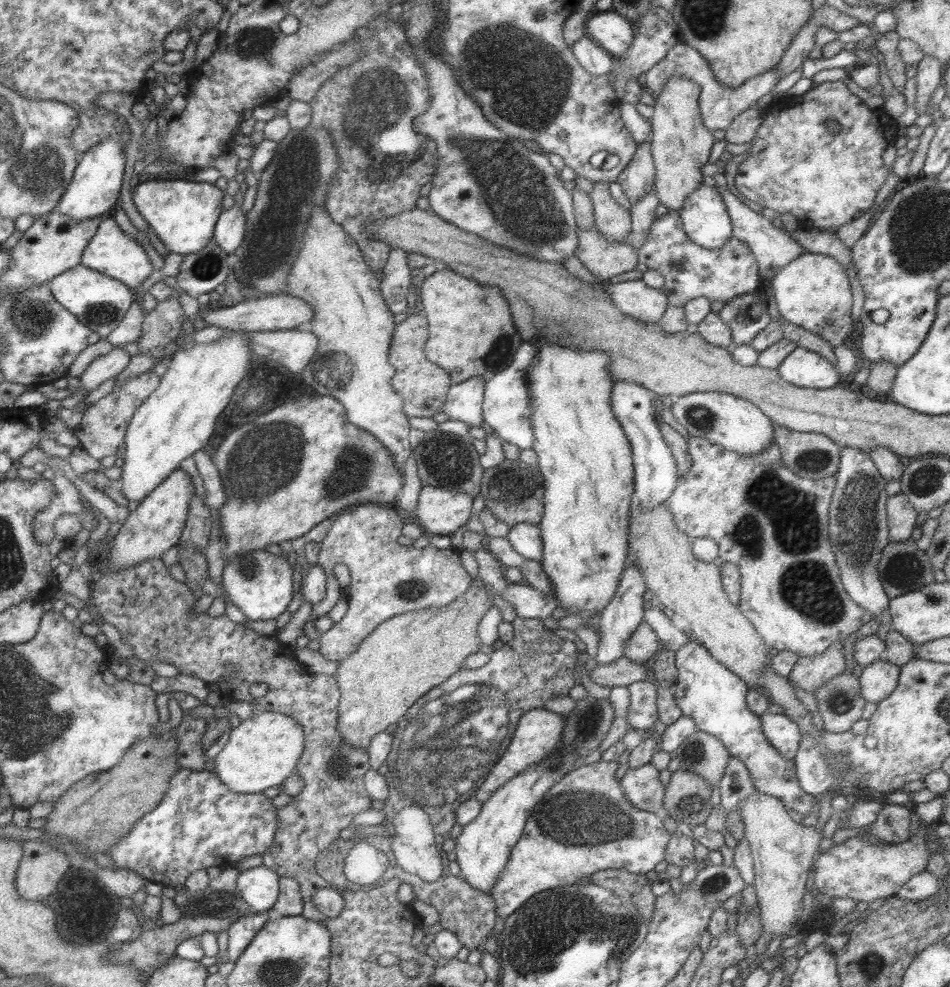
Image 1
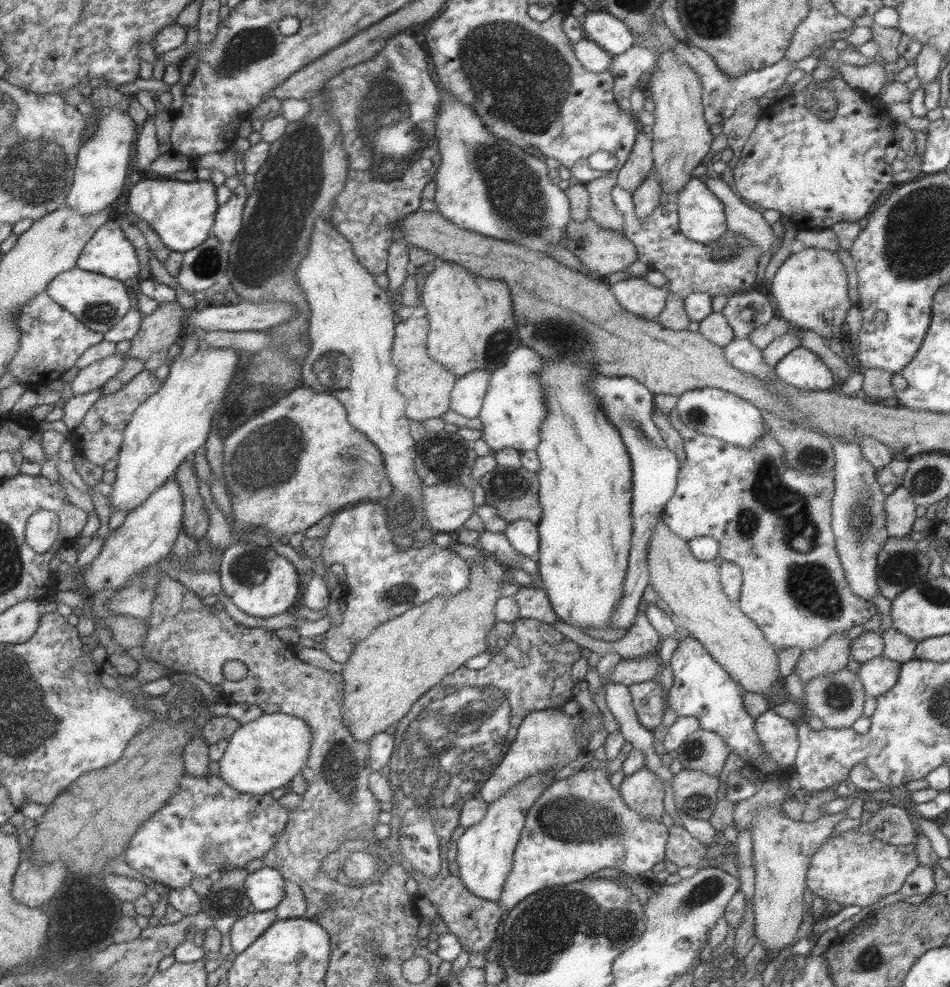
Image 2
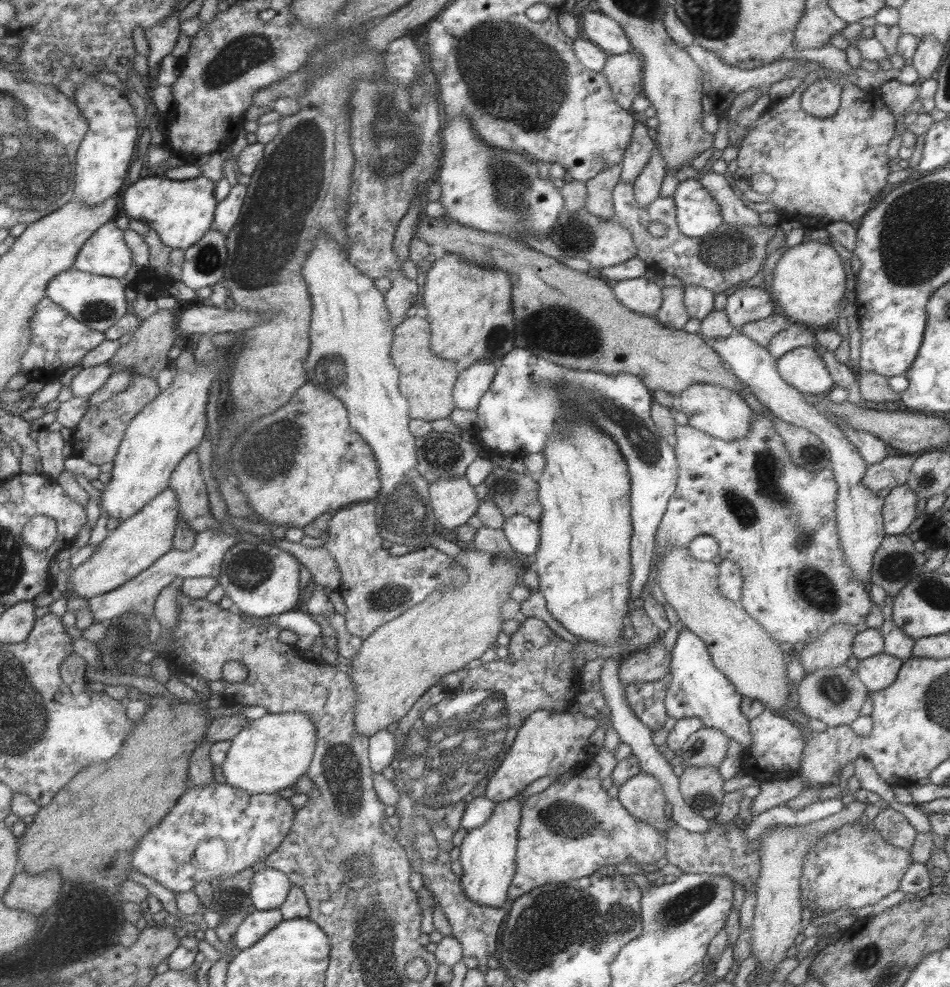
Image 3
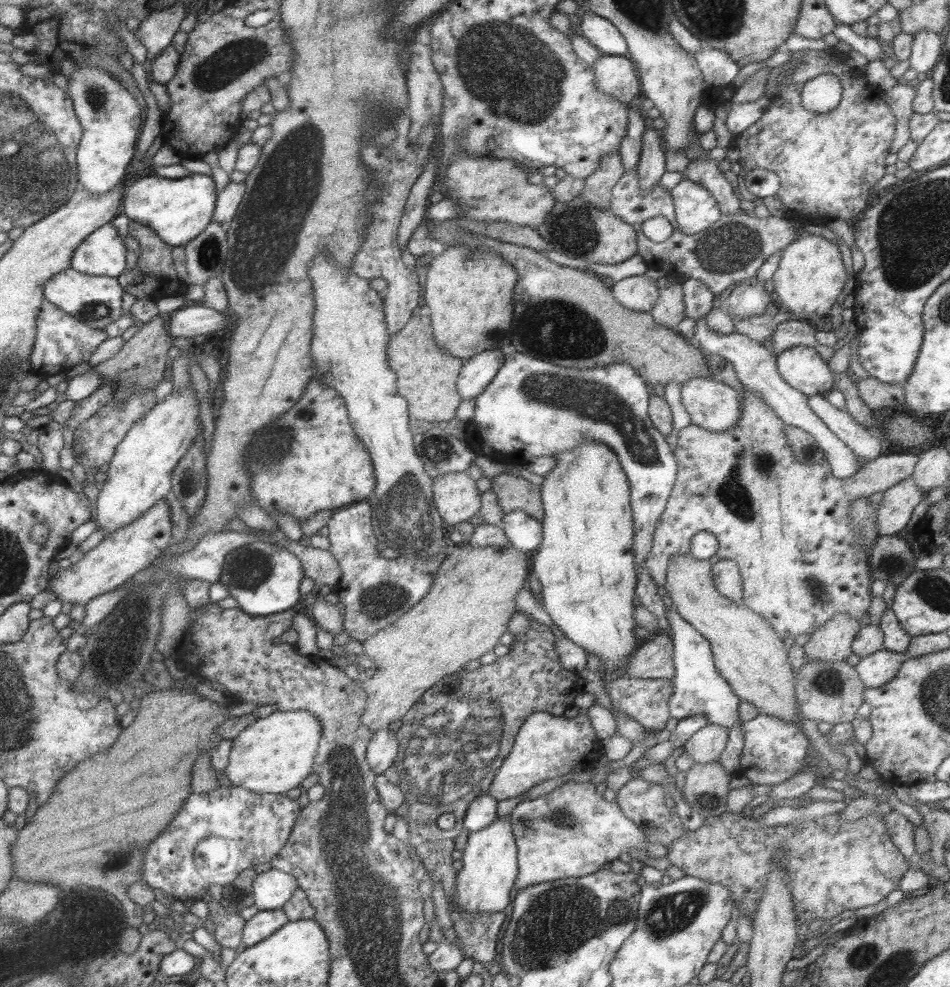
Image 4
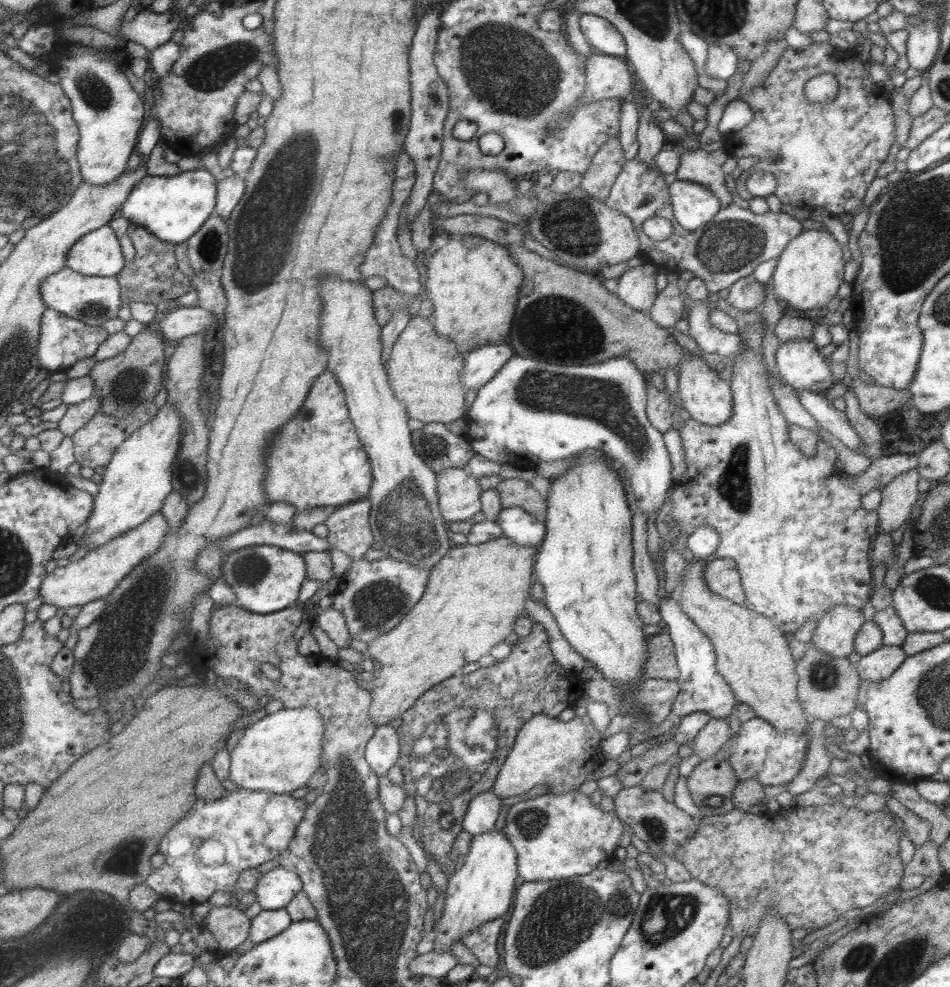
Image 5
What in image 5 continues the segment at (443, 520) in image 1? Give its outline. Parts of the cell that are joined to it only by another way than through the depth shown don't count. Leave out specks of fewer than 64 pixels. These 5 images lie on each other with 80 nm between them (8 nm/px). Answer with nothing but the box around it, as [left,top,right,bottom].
[436,468,480,521]

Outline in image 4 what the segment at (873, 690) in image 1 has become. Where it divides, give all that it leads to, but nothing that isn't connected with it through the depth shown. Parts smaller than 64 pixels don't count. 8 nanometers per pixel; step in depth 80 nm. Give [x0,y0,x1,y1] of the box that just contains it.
[854,648,906,688]

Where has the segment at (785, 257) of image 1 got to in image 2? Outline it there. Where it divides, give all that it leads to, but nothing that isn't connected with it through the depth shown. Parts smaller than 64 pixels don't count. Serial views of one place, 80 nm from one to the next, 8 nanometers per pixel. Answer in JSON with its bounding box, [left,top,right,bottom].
[705,177,780,254]

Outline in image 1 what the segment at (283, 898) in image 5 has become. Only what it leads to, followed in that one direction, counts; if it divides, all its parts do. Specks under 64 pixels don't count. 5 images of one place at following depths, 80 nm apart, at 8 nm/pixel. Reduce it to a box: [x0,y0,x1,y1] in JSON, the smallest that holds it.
[235,865,278,912]

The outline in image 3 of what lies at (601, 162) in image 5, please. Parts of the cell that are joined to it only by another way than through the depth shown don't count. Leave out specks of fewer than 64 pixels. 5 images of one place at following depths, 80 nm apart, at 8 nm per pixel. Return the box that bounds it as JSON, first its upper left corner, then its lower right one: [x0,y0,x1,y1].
[584,165,621,219]

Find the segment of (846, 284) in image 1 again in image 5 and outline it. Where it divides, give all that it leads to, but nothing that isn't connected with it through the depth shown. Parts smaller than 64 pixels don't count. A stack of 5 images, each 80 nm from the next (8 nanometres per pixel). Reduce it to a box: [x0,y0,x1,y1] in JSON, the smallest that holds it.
[769,230,843,315]

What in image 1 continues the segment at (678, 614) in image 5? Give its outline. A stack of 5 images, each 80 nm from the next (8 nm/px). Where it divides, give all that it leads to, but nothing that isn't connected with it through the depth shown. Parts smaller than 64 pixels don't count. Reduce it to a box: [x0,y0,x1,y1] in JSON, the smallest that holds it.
[672,641,818,817]

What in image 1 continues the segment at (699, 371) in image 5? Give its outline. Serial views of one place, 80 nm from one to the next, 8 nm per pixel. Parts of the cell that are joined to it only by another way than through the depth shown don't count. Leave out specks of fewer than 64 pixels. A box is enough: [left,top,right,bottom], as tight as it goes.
[671,392,773,456]

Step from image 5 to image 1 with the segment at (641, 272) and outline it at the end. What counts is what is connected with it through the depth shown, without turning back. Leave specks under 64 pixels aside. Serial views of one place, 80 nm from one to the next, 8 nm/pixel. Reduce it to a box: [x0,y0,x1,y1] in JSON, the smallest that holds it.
[604,279,668,323]

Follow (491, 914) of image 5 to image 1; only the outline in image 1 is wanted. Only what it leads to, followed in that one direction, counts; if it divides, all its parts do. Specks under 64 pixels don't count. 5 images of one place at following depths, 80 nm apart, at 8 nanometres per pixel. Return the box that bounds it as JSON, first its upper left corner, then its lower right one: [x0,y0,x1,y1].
[453,696,616,895]

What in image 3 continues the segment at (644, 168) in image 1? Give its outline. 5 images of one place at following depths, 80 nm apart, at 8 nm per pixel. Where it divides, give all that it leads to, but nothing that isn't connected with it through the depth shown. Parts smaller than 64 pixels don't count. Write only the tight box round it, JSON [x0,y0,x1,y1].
[620,117,653,183]

